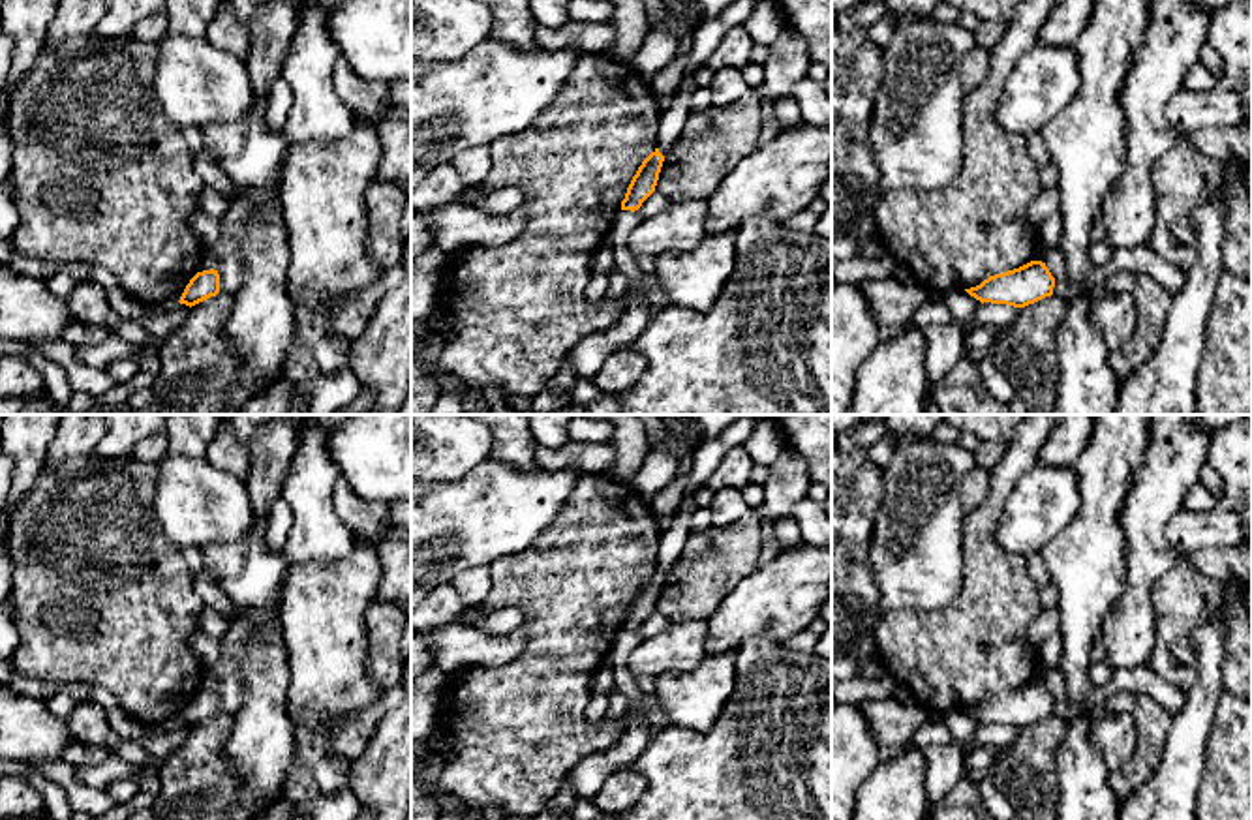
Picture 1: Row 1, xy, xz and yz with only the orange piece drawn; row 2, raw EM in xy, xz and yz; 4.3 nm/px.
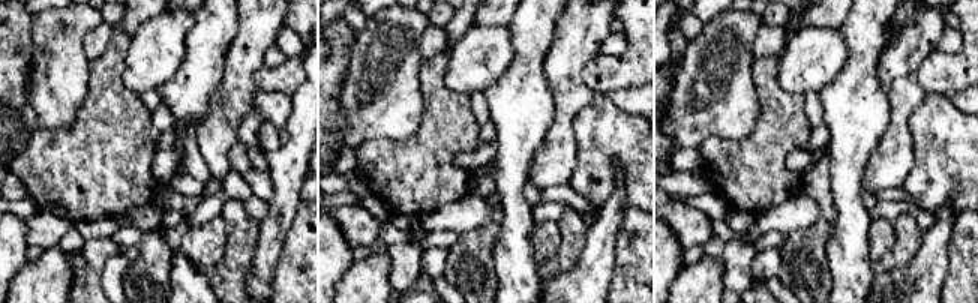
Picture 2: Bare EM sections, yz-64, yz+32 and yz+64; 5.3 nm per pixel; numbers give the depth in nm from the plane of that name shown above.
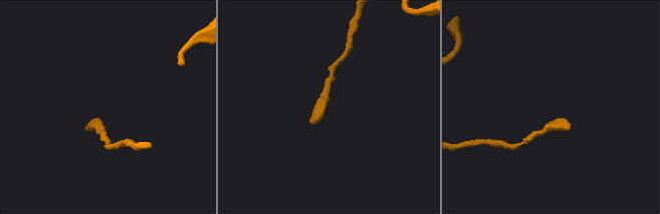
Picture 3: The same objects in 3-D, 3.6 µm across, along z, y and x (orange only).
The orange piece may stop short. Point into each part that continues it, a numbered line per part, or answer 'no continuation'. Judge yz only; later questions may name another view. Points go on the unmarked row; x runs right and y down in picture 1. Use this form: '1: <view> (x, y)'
no continuation

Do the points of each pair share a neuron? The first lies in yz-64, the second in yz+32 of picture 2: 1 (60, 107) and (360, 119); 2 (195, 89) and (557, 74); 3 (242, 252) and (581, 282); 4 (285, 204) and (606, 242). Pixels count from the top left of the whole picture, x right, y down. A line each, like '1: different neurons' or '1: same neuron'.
1: same neuron
2: different neurons
3: different neurons
4: same neuron

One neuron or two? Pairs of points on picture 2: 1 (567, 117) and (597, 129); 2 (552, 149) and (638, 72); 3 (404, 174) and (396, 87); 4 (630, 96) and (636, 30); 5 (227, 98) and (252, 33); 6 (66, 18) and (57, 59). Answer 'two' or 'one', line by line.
1: two
2: two
3: two
4: two
5: one
6: one

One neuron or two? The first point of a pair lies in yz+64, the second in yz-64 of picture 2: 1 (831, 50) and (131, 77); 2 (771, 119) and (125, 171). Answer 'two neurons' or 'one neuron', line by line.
1: one neuron
2: one neuron

